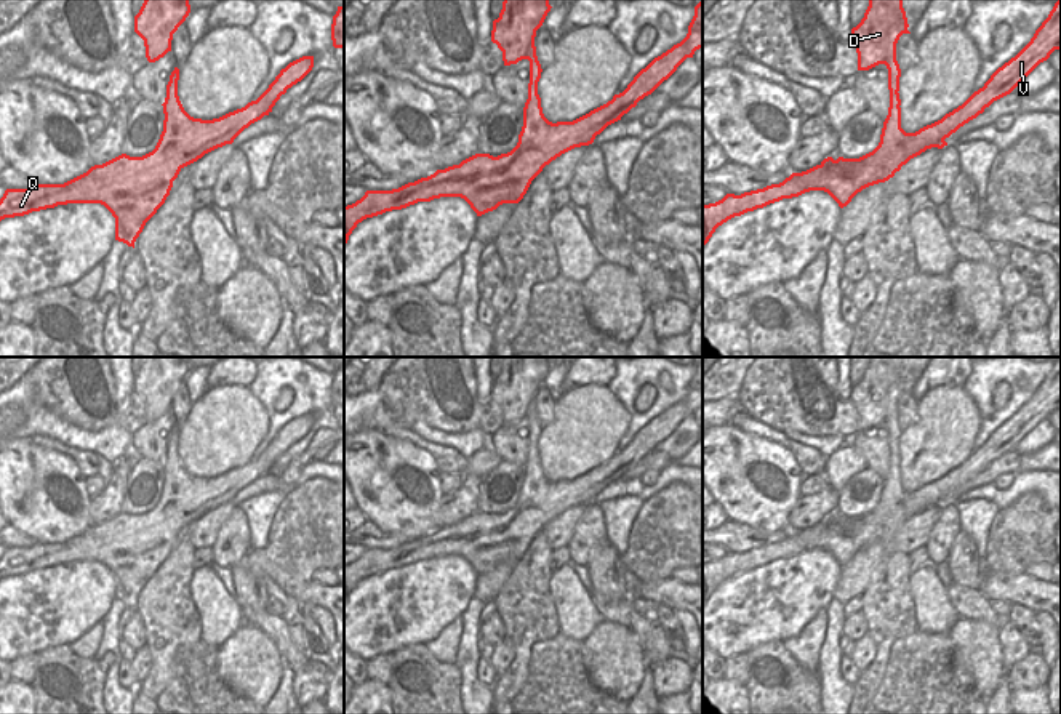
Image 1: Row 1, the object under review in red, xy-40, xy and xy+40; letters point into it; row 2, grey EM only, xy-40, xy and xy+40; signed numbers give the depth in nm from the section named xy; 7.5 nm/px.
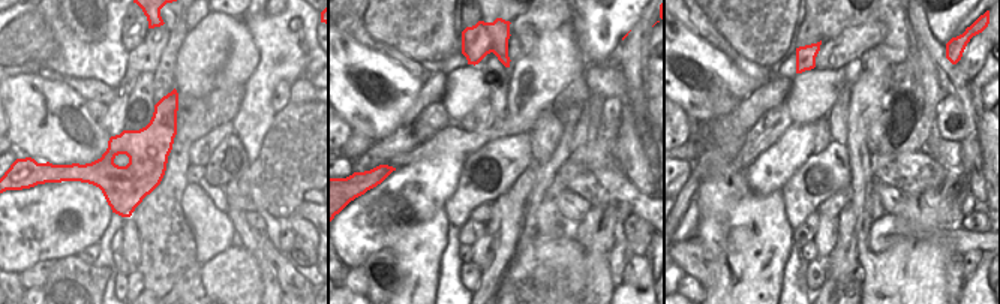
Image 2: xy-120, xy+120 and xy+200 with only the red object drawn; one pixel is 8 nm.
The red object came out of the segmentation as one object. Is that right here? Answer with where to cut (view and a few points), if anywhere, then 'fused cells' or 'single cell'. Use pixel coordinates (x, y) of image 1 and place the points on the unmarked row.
cut xy (530, 436), (536, 450); fused cells

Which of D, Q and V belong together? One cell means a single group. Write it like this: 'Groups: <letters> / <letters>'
Groups: D / Q V

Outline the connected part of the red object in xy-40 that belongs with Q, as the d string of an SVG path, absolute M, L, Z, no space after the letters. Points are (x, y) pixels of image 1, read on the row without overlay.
M314 415L290 421L269 447L245 466L219 477L190 475L170 434L163 464L163 490L155 507L142 515L122 512L64 543L6 548L0 557L0 580L67 562L101 562L115 576L115 599L134 607L146 581L165 562L179 530L205 512L232 503L251 482L272 471L288 447L314 426Z

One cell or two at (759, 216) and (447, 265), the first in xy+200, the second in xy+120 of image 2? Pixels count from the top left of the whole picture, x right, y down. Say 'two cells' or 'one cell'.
two cells

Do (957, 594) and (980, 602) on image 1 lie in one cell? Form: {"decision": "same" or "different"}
{"decision": "same"}

